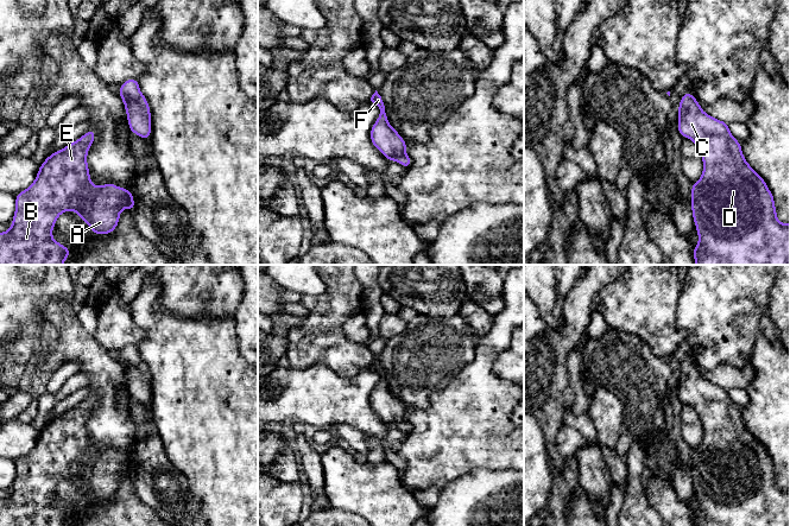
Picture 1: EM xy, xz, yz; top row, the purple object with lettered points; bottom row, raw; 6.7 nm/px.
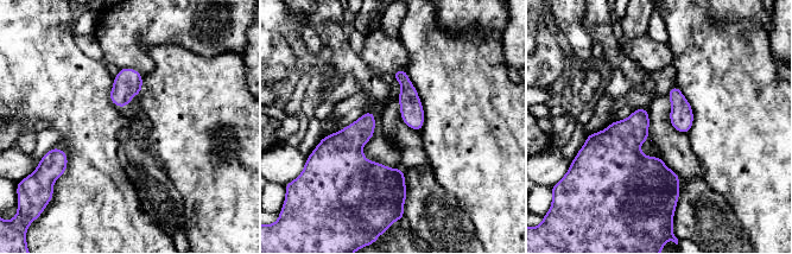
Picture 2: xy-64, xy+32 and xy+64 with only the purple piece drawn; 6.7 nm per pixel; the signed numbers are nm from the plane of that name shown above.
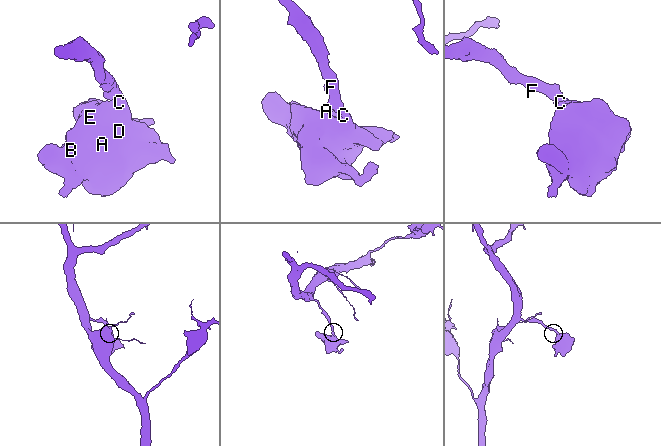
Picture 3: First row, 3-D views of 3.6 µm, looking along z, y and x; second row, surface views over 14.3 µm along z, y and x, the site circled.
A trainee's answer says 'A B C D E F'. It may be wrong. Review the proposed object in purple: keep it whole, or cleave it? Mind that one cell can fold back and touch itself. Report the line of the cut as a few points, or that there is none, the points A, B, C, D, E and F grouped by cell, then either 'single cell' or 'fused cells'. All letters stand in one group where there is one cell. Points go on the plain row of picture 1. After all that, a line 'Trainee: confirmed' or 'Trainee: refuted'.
cut none; groups A B C D E F; single cell
Trainee: confirmed

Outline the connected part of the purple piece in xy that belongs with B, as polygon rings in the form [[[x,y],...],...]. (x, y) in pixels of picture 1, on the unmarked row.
[[[88,395],[74,408],[51,419],[39,431],[34,448],[15,461],[12,492],[7,498],[0,499],[0,526],[67,526],[71,520],[70,514],[52,505],[56,487],[64,477],[75,477],[95,501],[113,499],[122,475],[134,477],[135,468],[131,454],[122,455],[113,449],[95,452],[91,449],[87,420],[95,403],[96,398]]]

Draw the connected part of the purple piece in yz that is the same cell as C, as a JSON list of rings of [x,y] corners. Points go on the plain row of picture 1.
[[[685,357],[676,394],[695,408],[703,426],[702,442],[691,450],[699,500],[694,525],[790,526],[790,489],[778,487],[772,458],[746,427],[728,388],[704,379]]]

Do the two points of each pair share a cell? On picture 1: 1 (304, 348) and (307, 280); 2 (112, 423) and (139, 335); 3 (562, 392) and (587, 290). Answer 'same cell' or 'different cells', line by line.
1: different cells
2: different cells
3: same cell

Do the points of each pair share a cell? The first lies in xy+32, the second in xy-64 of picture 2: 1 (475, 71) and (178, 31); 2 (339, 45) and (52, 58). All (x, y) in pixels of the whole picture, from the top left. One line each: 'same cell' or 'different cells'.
1: different cells
2: same cell

